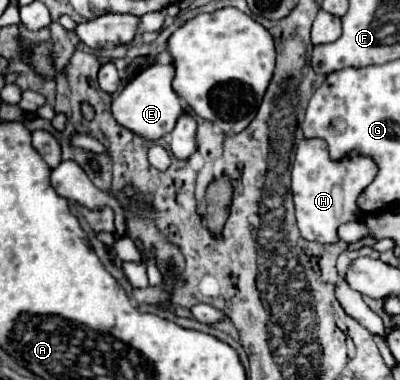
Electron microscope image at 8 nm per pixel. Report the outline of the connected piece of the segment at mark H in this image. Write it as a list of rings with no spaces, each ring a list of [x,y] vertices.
[[[301,139],[291,169],[291,193],[301,237],[317,243],[337,243],[337,229],[341,225],[351,221],[363,221],[363,213],[357,201],[375,175],[377,165],[371,157],[345,155],[333,161],[329,157],[329,147],[325,145],[325,139]]]

